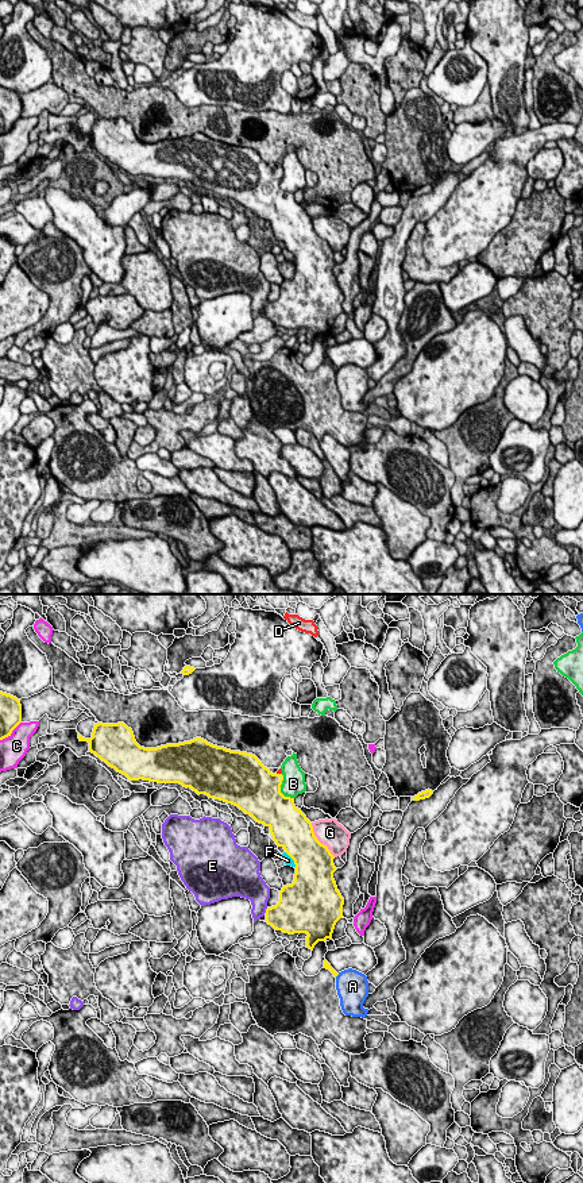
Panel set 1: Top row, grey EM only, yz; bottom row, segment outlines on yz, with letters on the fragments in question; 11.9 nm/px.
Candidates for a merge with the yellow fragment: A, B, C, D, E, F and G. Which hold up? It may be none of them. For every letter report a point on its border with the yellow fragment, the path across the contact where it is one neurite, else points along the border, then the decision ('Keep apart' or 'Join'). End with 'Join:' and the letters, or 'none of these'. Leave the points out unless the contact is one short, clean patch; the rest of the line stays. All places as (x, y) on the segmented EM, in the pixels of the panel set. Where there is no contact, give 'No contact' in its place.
A: Touches yellow at yz (336, 975). Keep apart
B: Touches yellow at yz (280, 789). Keep apart
C: Touches yellow at yz (11, 732). Keep apart
D: Touches yellow at yz (278, 774). Path across: yz (262, 787), (278, 774), (280, 771). Join
E: Touches yellow at yz (266, 910). Keep apart
F: Touches yellow at yz (292, 858). Keep apart
G: Touches yellow at yz (317, 840). Keep apart
Join: D

